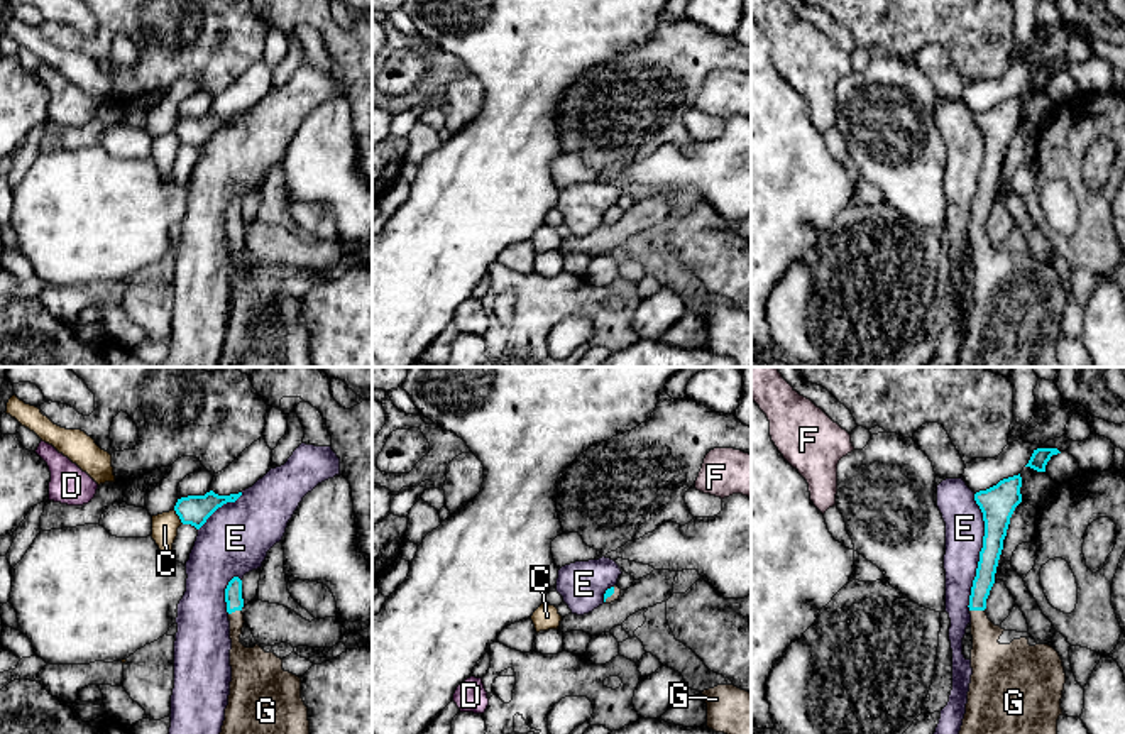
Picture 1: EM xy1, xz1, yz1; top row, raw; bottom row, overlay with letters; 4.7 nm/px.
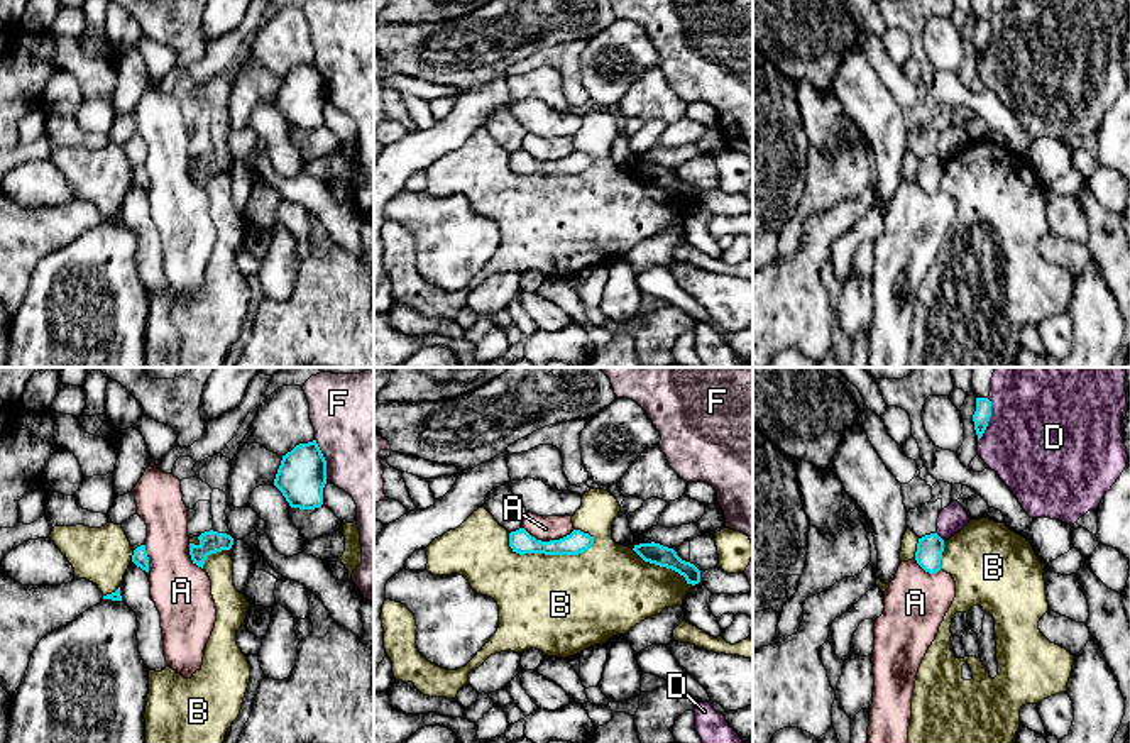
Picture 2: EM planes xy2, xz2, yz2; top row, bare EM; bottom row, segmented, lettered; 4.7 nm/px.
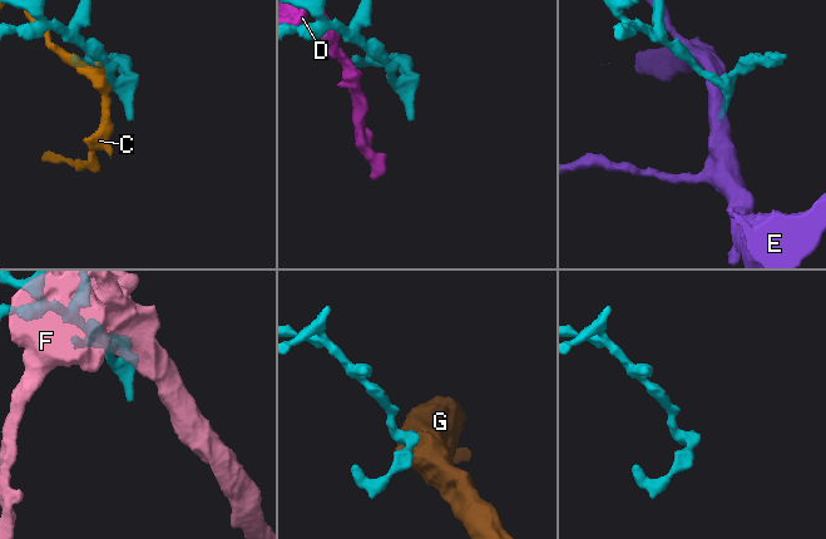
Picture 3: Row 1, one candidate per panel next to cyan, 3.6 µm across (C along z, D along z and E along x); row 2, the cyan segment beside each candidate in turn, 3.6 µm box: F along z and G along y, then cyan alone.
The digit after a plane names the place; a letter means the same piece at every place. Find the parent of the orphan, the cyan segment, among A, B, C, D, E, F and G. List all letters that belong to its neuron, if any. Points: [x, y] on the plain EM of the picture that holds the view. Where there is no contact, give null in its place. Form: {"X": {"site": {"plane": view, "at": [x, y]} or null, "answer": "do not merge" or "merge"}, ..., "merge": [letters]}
{"A": {"site": {"plane": "xz2", "at": [550, 161]}, "answer": "do not merge"}, "B": {"site": {"plane": "xz2", "at": [547, 175]}, "answer": "do not merge"}, "C": {"site": {"plane": "xy1", "at": [178, 136]}, "answer": "do not merge"}, "D": {"site": {"plane": "yz2", "at": [988, 41]}, "answer": "do not merge"}, "E": {"site": {"plane": "yz1", "at": [980, 173]}, "answer": "do not merge"}, "F": {"site": {"plane": "xy2", "at": [323, 80]}, "answer": "do not merge"}, "G": {"site": {"plane": "yz1", "at": [976, 230]}, "answer": "merge"}, "merge": ["G"]}

